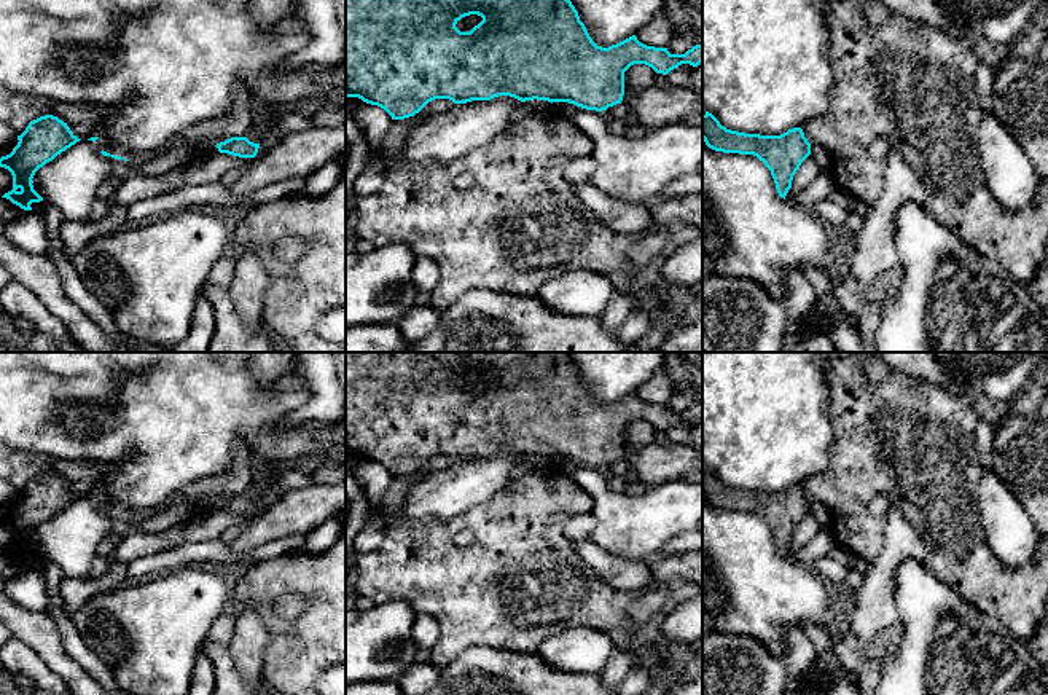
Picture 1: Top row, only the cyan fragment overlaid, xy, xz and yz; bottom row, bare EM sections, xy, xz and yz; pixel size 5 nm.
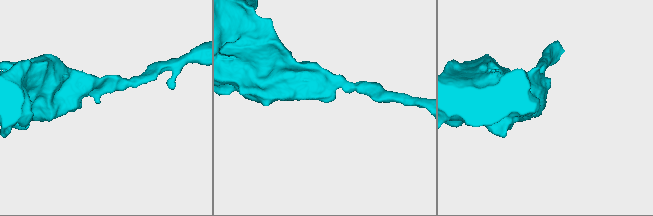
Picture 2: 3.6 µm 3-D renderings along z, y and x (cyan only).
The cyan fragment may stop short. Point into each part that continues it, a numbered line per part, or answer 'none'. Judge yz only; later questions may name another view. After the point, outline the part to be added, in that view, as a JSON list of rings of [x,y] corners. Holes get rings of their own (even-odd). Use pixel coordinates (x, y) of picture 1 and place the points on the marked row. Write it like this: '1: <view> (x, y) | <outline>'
none

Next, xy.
none

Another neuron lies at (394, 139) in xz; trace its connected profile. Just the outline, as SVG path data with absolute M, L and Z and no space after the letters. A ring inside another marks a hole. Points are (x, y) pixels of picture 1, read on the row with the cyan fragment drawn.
M417 116L393 120L377 150L389 155L398 153L409 131L422 124L424 121L425 118L417 118Z

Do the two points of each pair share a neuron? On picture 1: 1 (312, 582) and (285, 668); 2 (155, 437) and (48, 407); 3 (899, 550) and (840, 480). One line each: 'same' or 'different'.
1: same
2: same
3: different

